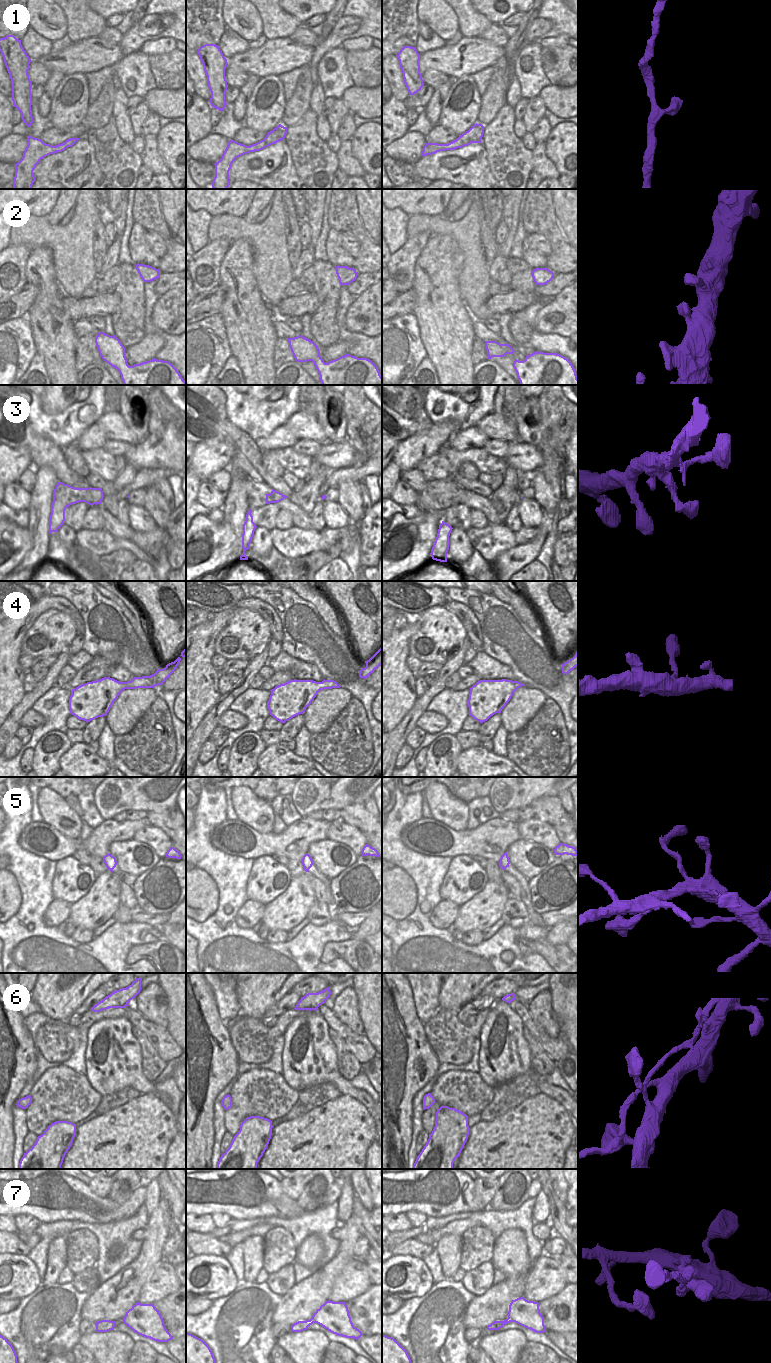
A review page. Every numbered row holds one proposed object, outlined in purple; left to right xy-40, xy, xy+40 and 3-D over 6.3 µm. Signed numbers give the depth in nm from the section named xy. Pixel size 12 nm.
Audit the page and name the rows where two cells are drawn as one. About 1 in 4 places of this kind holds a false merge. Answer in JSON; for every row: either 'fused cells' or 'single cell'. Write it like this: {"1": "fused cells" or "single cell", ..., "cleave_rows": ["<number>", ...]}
{"1": "single cell", "2": "single cell", "3": "single cell", "4": "single cell", "5": "fused cells", "6": "fused cells", "7": "single cell", "cleave_rows": ["5", "6"]}

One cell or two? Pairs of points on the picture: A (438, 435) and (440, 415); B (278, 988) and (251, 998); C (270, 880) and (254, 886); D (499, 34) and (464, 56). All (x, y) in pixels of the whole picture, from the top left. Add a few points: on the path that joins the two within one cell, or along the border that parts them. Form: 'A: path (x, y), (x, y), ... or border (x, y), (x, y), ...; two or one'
A: border (433, 424), (455, 420), (458, 423), (459, 429); two
B: path (271, 988), (261, 988), (258, 991); one
C: path (266, 880), (258, 880), (257, 882); one
D: border (477, 37), (489, 39), (503, 47); two

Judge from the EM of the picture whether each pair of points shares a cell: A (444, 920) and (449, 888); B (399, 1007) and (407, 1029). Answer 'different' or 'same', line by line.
A: different
B: same

